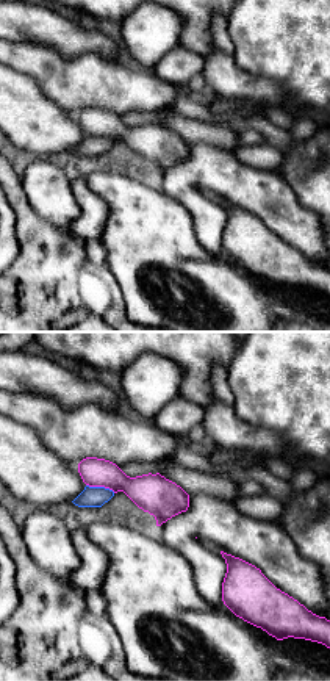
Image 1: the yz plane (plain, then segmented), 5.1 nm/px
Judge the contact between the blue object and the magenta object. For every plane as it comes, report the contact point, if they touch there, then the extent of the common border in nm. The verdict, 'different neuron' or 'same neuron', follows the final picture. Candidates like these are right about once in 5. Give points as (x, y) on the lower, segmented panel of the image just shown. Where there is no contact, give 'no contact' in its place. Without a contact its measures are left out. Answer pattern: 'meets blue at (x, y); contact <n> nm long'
meets blue at (100, 487); contact 160 nm long

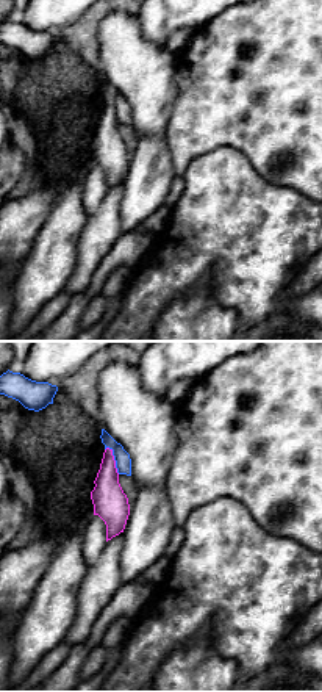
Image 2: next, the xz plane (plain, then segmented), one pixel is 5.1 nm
meets blue at (114, 459); contact 160 nm long

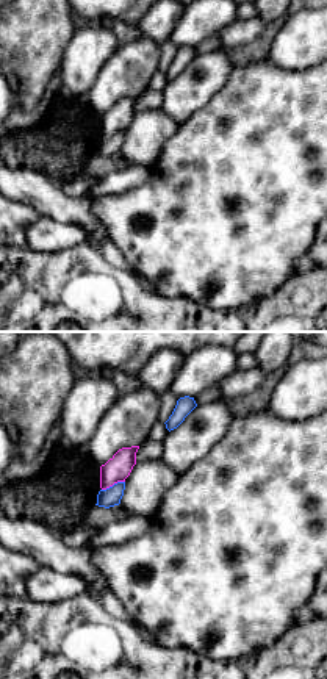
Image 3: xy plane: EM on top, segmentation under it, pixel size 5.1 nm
meets blue at (114, 484); contact 130 nm long

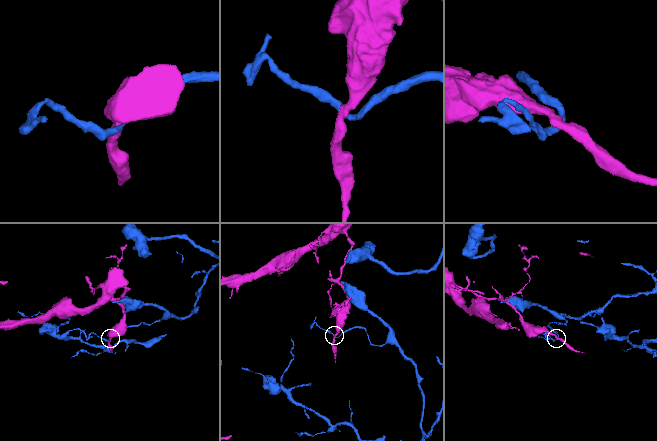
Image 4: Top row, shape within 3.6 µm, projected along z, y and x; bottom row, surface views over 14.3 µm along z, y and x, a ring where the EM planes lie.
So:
different neuron

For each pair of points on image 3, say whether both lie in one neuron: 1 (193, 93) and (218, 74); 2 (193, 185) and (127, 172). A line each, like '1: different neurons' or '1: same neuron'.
1: same neuron
2: different neurons

